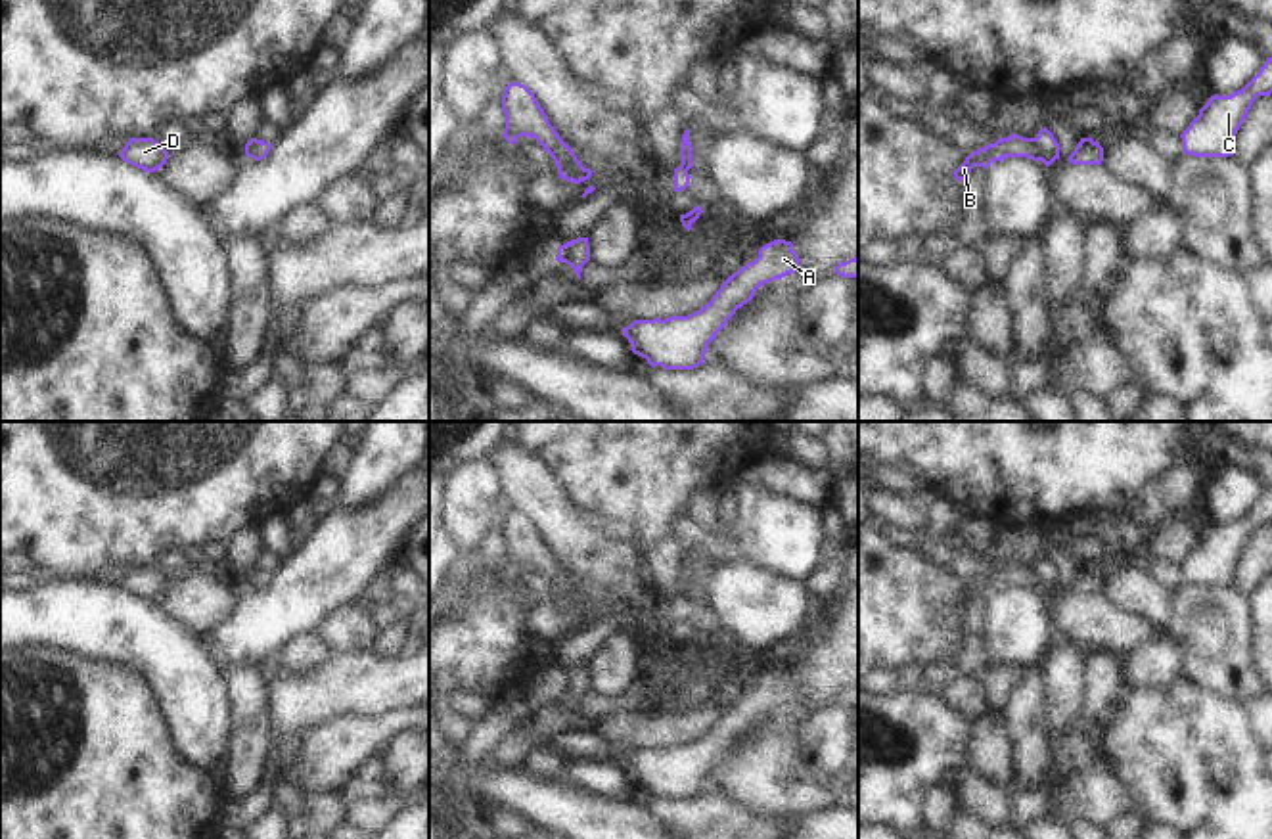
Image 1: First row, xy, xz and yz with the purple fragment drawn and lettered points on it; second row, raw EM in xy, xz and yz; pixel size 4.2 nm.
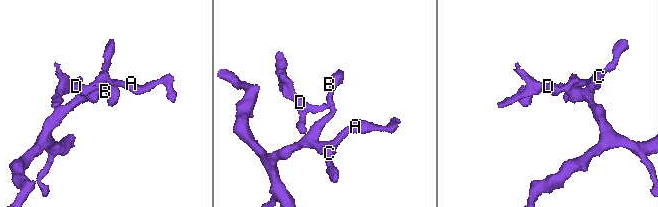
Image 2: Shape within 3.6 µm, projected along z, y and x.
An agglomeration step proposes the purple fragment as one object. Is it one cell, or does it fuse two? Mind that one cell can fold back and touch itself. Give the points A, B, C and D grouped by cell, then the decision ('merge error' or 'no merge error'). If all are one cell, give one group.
A B C / D | merge error

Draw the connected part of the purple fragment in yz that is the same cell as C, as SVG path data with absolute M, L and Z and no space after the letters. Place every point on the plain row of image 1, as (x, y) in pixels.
M1272 487L1238 521L1211 525L1199 544L1180 563L1182 580L1195 586L1228 586L1236 580L1236 563L1257 525L1272 523Z

